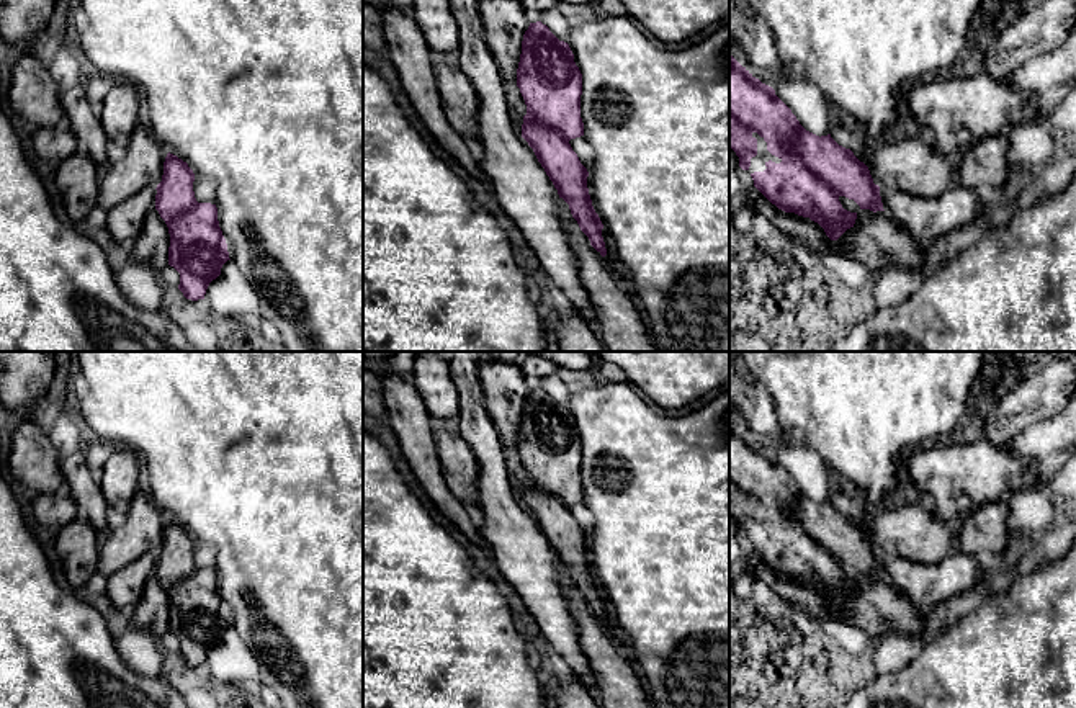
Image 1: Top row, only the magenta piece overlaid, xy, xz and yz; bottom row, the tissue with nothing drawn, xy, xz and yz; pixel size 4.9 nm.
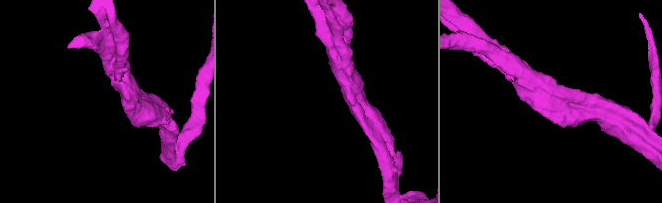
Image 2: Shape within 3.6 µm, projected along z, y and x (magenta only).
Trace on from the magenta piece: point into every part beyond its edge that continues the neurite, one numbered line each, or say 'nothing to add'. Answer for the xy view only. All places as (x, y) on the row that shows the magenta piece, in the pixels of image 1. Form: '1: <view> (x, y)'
1: xy (151, 247)

